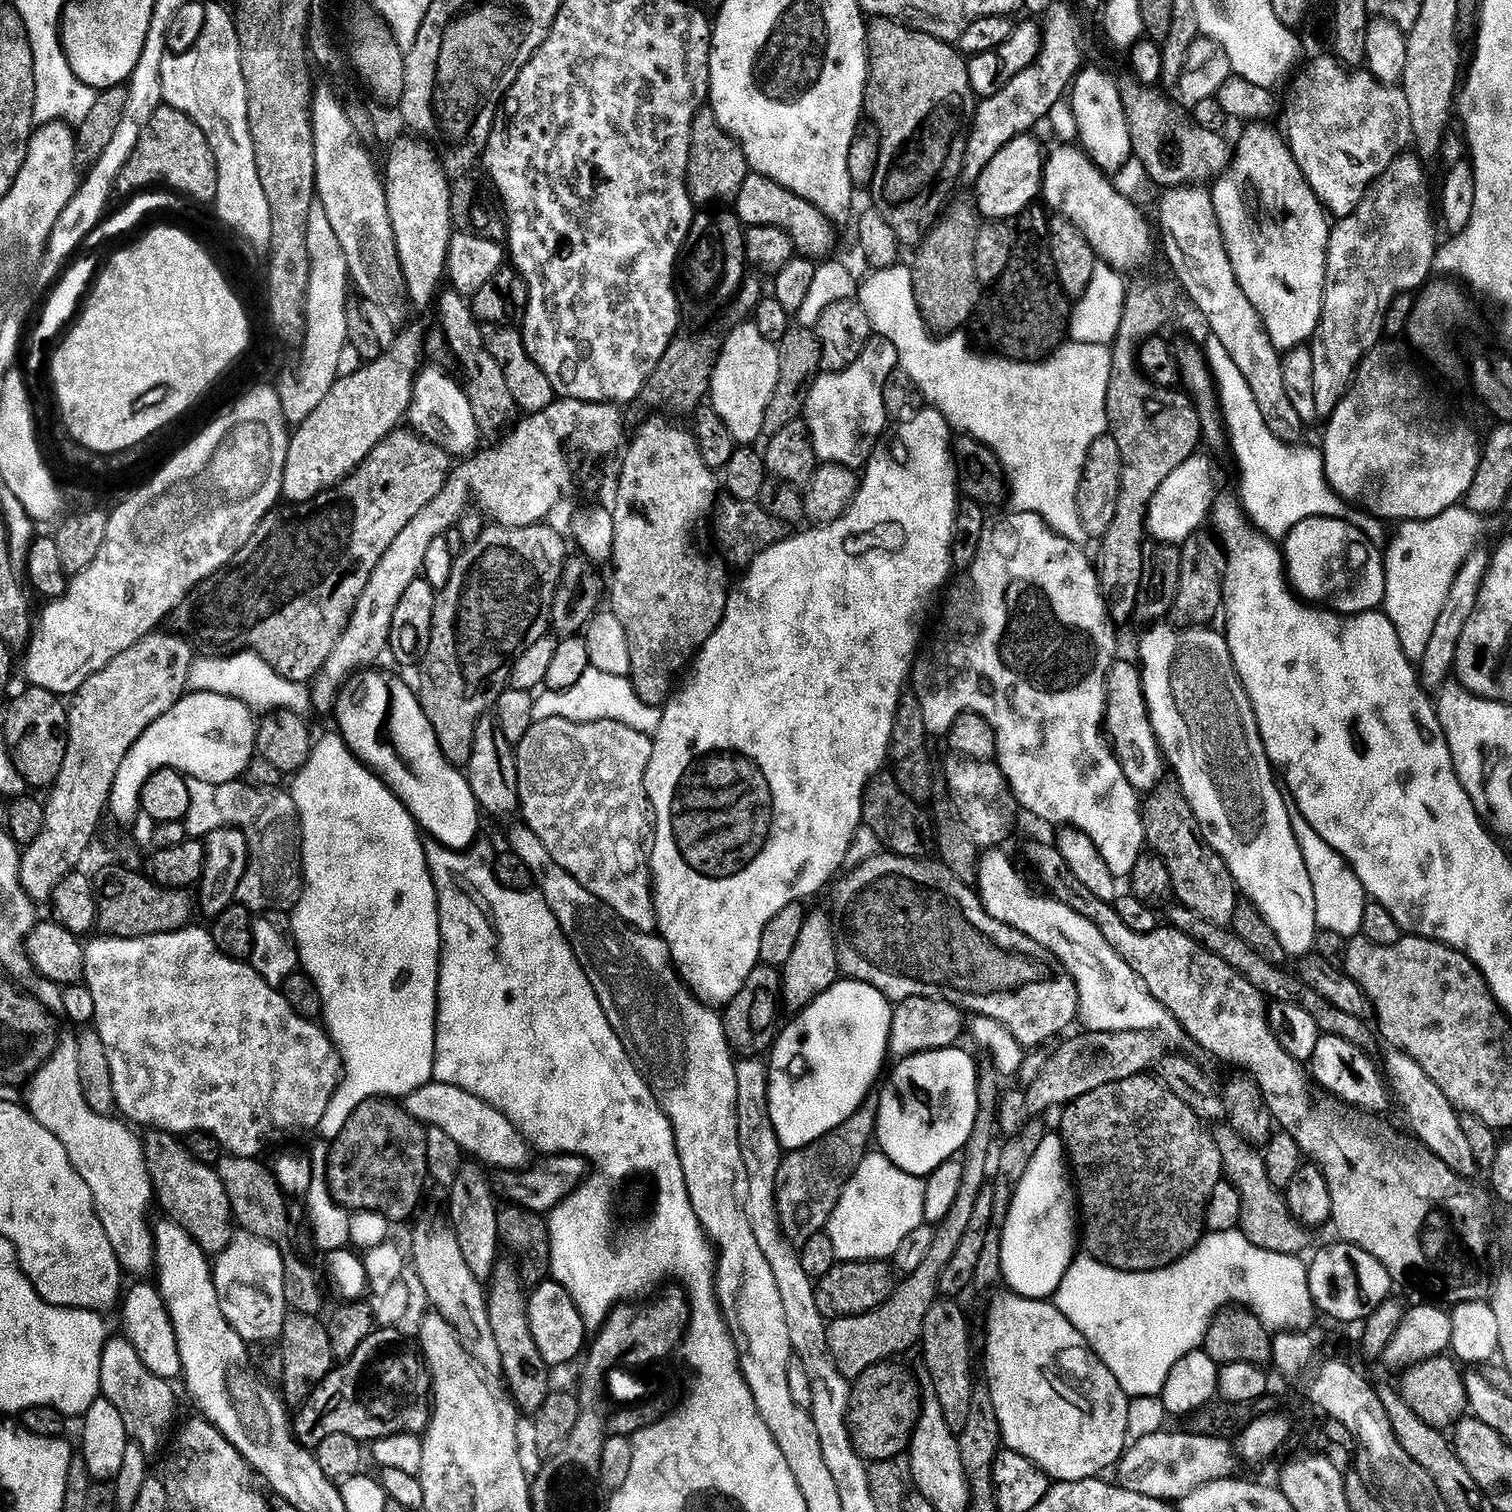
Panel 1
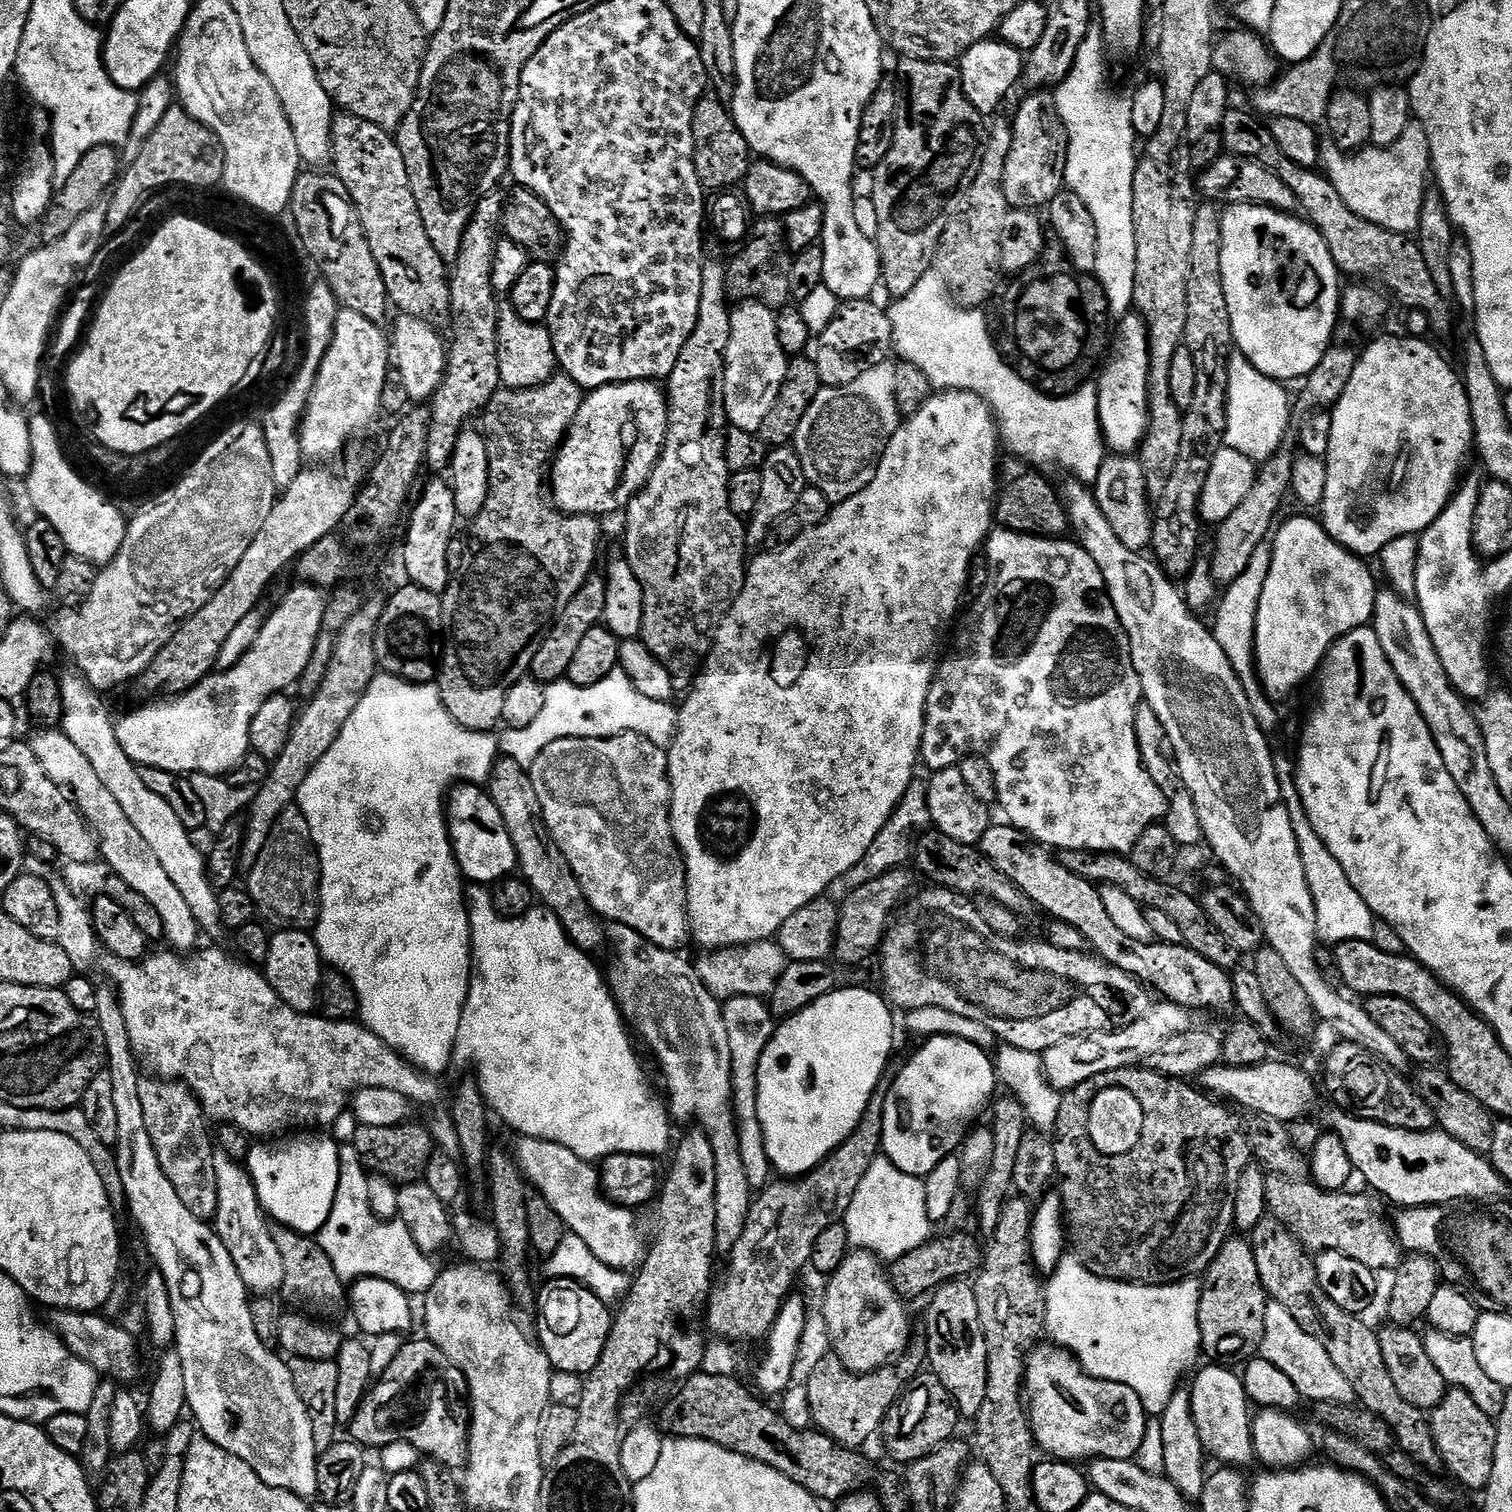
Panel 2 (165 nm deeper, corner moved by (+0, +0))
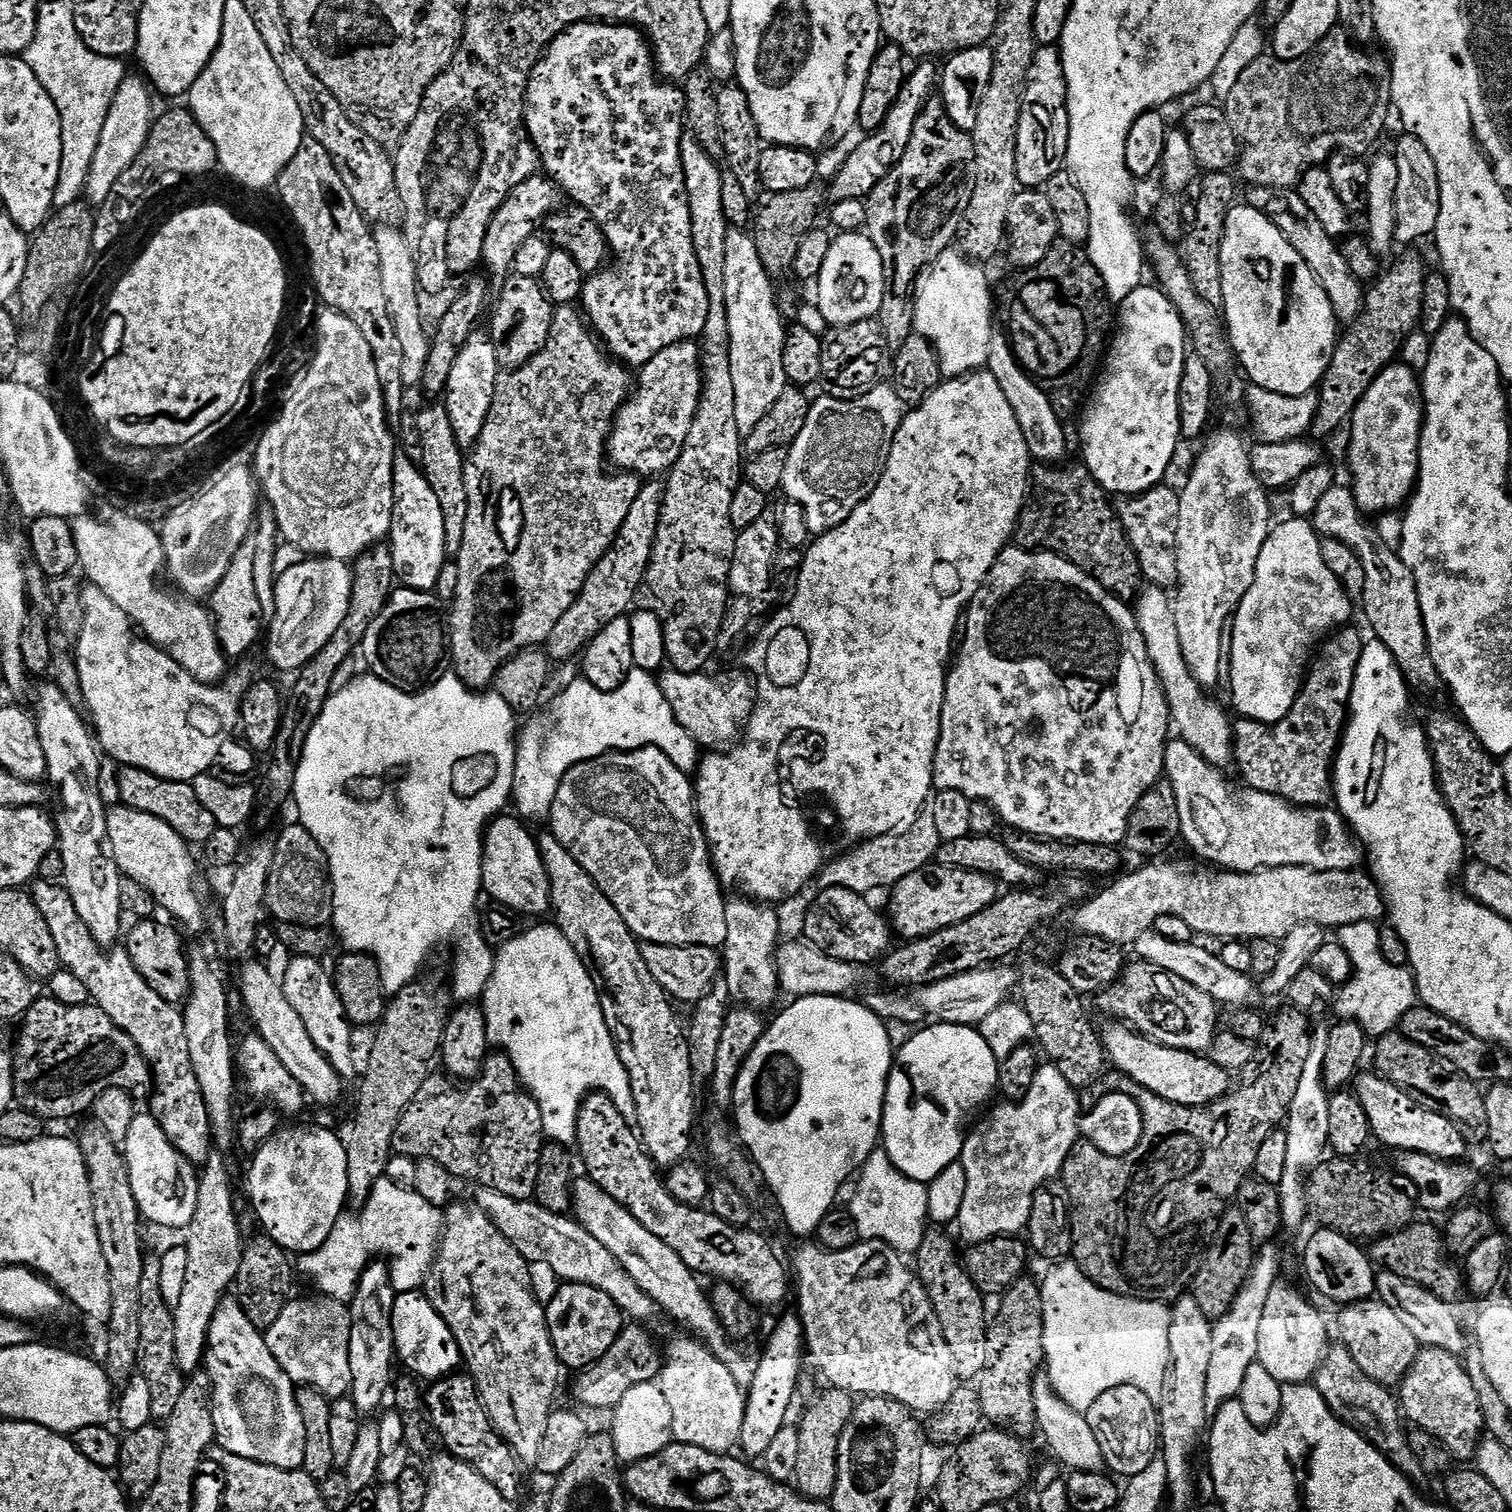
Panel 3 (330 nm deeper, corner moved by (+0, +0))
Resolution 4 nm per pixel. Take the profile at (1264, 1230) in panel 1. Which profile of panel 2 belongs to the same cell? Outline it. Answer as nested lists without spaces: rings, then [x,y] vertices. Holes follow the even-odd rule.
[[[1269,1175],[1265,1182],[1265,1202],[1270,1215],[1282,1222],[1309,1252],[1341,1252],[1377,1274],[1383,1274],[1387,1268],[1399,1269],[1402,1249],[1393,1225],[1376,1213],[1377,1201],[1371,1195],[1355,1196],[1350,1191],[1326,1192],[1307,1179],[1288,1180],[1285,1176]]]

